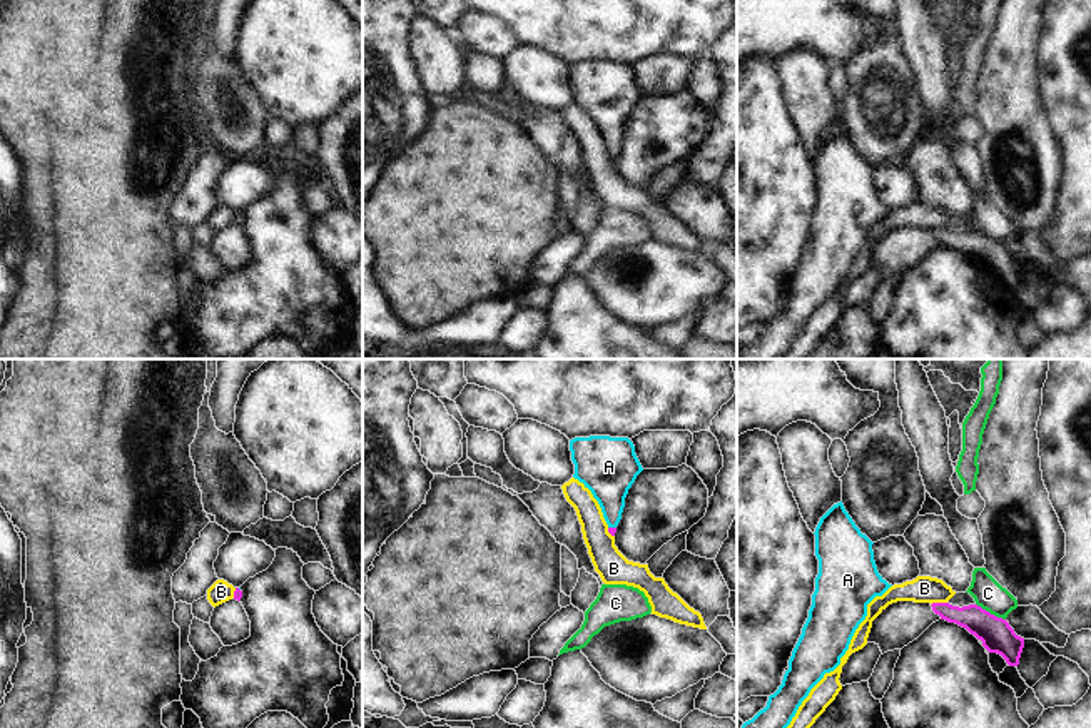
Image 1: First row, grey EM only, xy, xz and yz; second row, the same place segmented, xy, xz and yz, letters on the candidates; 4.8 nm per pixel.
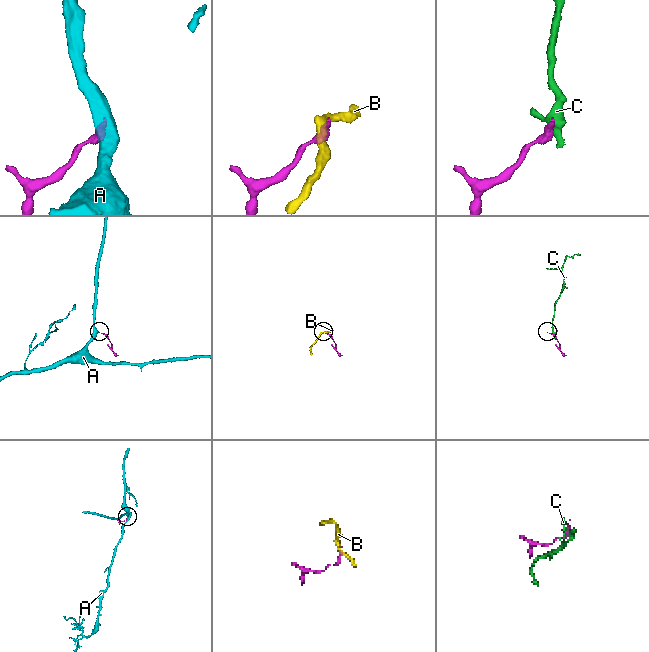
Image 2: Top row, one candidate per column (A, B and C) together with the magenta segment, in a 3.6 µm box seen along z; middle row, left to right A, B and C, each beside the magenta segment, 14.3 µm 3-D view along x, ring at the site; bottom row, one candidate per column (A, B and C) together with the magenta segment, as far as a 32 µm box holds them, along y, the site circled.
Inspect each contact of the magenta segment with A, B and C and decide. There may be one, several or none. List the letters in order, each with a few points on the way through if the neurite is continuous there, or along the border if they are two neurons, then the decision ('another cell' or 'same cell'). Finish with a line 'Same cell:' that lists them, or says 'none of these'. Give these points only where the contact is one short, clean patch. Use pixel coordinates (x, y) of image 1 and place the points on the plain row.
A: across xz (612, 157), (612, 154), (608, 102) | same cell
B: along yz (946, 227), (934, 227), (931, 231) | another cell
C: along yz (976, 229), (1004, 246) | another cell
Same cell: A

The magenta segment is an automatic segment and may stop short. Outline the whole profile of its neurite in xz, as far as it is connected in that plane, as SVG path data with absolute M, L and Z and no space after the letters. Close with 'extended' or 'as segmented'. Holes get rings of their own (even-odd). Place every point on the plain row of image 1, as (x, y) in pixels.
M590 62L570 67L573 104L598 127L608 159L615 162L625 124L643 97L628 63Z | extended

